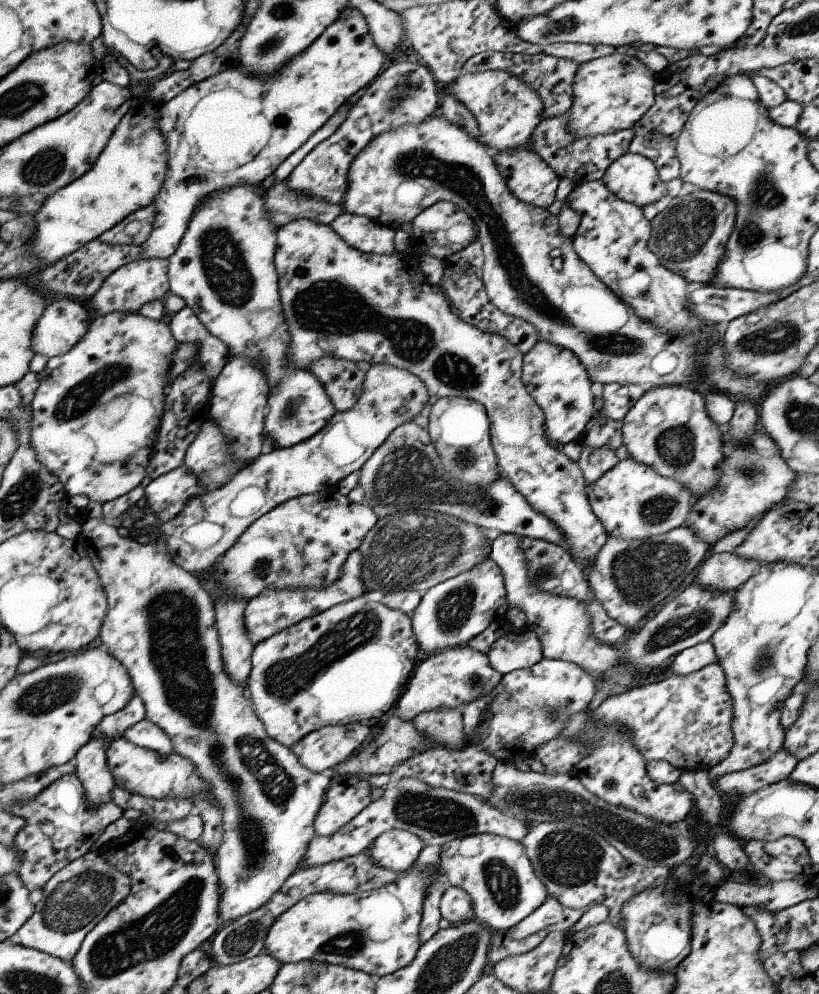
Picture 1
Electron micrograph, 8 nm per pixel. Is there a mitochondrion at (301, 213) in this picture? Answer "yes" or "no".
no

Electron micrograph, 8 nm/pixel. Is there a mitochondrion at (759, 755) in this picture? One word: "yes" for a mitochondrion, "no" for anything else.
no

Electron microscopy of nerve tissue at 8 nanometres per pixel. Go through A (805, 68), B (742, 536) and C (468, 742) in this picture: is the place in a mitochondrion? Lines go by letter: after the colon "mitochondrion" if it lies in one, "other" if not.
A: other
B: other
C: other

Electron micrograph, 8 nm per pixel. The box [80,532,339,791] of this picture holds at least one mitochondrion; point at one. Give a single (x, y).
(260, 568)

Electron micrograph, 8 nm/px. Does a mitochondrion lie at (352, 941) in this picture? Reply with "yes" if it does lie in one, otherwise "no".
yes

